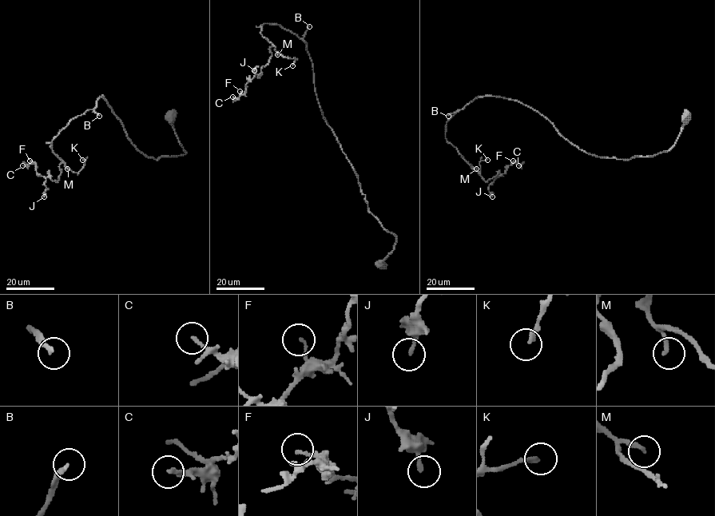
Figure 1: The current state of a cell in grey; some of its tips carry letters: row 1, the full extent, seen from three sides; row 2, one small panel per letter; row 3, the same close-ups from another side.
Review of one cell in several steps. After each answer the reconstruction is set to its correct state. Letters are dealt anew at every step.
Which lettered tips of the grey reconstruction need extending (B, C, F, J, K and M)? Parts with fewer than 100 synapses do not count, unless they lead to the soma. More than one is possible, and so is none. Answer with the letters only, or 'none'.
B, K, M

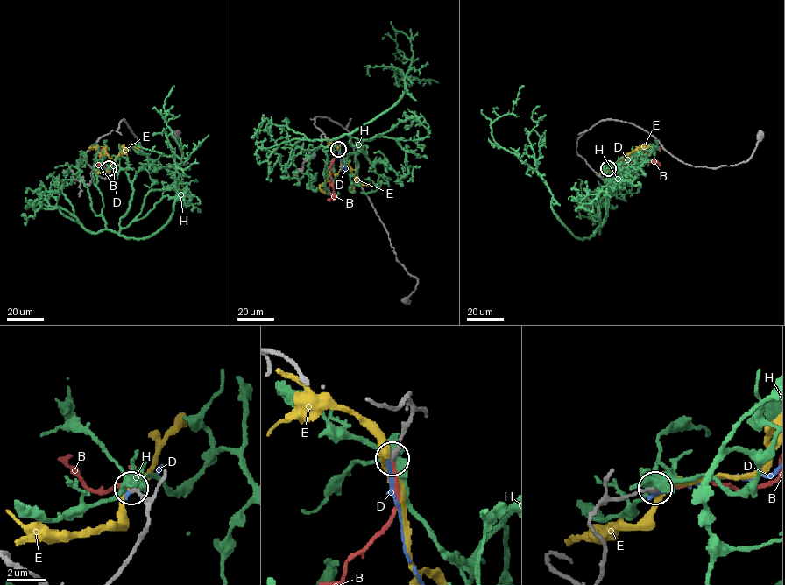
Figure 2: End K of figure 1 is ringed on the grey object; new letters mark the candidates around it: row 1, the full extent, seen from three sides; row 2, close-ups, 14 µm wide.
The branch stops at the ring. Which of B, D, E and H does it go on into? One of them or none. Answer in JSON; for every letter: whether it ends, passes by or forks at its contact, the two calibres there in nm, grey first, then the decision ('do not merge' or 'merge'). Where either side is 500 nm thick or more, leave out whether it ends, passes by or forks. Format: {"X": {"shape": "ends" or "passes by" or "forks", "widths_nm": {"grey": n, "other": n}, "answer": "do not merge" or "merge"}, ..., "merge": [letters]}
{"B": {"shape": "ends", "widths_nm": {"grey": 190, "other": 180}, "answer": "merge"}, "D": {"shape": "ends", "widths_nm": {"grey": 190, "other": 200}, "answer": "do not merge"}, "E": {"shape": "passes by", "widths_nm": {"grey": 180, "other": 300}, "answer": "do not merge"}, "H": {"shape": "forks", "widths_nm": {"grey": 200, "other": 420}, "answer": "do not merge"}, "merge": ["B"]}

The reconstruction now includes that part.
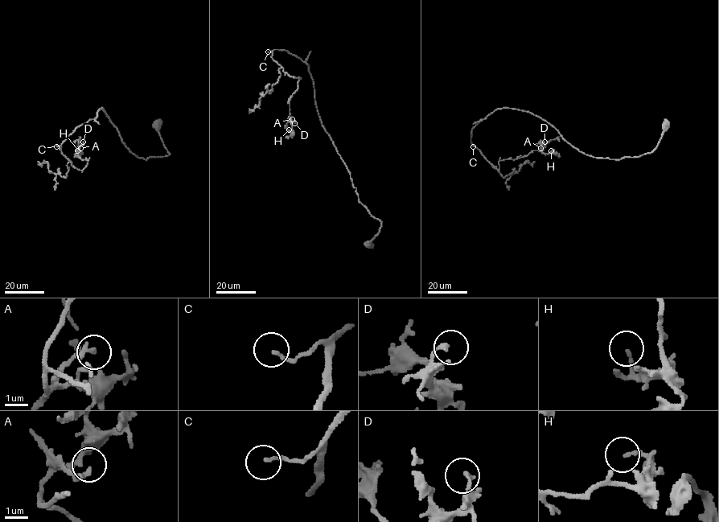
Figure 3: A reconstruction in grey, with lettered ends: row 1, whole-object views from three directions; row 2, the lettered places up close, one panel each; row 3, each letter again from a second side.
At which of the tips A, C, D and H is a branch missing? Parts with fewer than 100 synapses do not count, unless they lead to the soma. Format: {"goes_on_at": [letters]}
{"goes_on_at": ["C"]}

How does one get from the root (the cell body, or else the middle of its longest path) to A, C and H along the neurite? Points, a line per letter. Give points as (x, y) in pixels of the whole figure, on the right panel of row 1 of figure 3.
A: (667, 124), (652, 151), (619, 159), (585, 154), (517, 109), (472, 129), (498, 170), (540, 148)
C: (667, 124), (651, 152), (613, 159), (585, 154), (541, 118), (503, 108), (494, 110), (472, 129), (473, 146)
H: (667, 124), (652, 151), (619, 159), (585, 154), (517, 109), (472, 129), (498, 170), (551, 150)

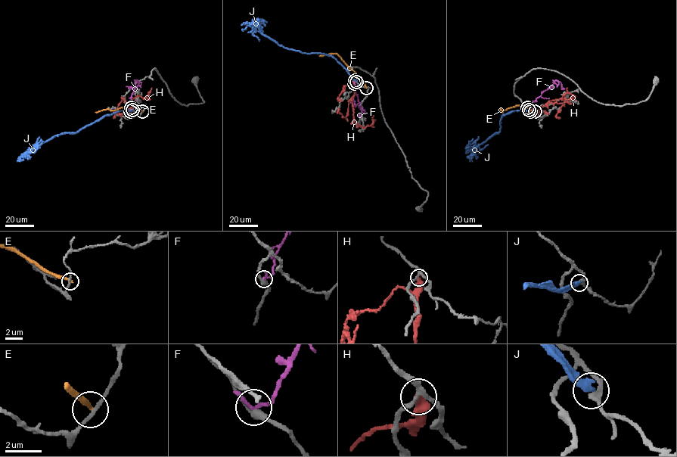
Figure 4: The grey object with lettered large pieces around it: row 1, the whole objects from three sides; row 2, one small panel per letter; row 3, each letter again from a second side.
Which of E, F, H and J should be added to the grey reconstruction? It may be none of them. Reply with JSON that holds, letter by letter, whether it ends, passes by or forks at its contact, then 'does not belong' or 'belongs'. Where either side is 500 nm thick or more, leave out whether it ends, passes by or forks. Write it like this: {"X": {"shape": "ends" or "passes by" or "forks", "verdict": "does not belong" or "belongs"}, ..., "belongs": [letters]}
{"E": {"shape": "ends", "verdict": "does not belong"}, "F": {"shape": "passes by", "verdict": "does not belong"}, "H": {"shape": "ends", "verdict": "does not belong"}, "J": {"shape": "ends", "verdict": "does not belong"}, "belongs": []}

